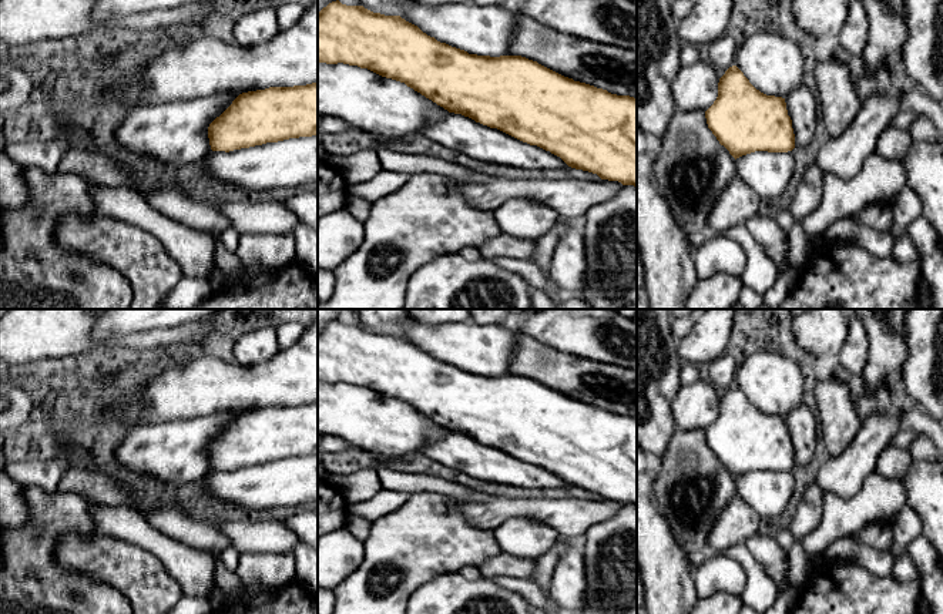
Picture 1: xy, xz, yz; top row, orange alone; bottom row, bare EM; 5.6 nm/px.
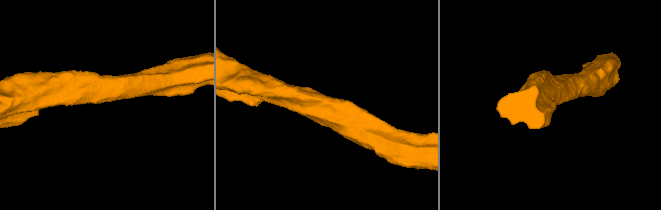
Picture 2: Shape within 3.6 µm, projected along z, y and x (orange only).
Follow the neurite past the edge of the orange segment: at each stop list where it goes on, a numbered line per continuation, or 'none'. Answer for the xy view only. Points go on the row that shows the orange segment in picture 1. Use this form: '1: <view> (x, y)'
1: xy (175, 133)

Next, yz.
1: yz (801, 104)

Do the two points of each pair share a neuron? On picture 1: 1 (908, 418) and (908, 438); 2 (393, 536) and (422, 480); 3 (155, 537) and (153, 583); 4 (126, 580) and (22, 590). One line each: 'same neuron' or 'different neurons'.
1: different neurons
2: different neurons
3: different neurons
4: different neurons

